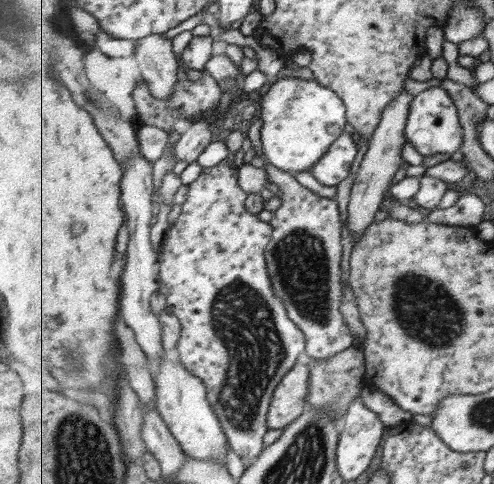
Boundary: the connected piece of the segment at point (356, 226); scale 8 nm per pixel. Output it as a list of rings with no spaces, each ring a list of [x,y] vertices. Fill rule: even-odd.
[[[403,87],[403,91],[399,93],[399,98],[391,101],[391,106],[387,107],[387,110],[383,113],[382,122],[373,133],[371,140],[369,140],[368,149],[360,162],[360,168],[351,188],[347,207],[348,218],[345,223],[346,228],[352,231],[355,244],[364,236],[364,231],[367,230],[367,227],[371,227],[377,210],[381,209],[385,192],[391,188],[392,180],[395,178],[395,174],[401,170],[401,166],[409,166],[405,167],[407,176],[419,177],[426,174],[426,168],[423,165],[411,168],[411,165],[403,157],[403,146],[408,142],[405,136],[406,124],[413,98],[413,93],[409,93],[409,89]]]

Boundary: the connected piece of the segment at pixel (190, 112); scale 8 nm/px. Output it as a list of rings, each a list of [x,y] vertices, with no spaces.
[[[207,70],[199,71],[201,77],[197,80],[189,80],[188,78],[183,81],[177,80],[177,86],[175,86],[171,100],[155,98],[147,80],[139,82],[137,88],[133,90],[133,99],[135,99],[136,106],[135,119],[143,122],[144,125],[155,125],[163,127],[167,132],[173,132],[195,121],[195,119],[199,119],[203,112],[213,110],[221,102],[222,88],[210,72],[207,72]]]

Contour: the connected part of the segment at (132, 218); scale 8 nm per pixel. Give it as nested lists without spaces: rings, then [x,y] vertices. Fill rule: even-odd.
[[[141,152],[127,159],[123,175],[123,210],[126,212],[126,224],[130,231],[130,242],[124,257],[123,299],[121,320],[127,323],[133,331],[137,342],[150,358],[156,361],[165,356],[163,346],[163,324],[159,313],[151,310],[151,296],[160,287],[160,259],[151,243],[151,220],[153,220],[153,162]]]

